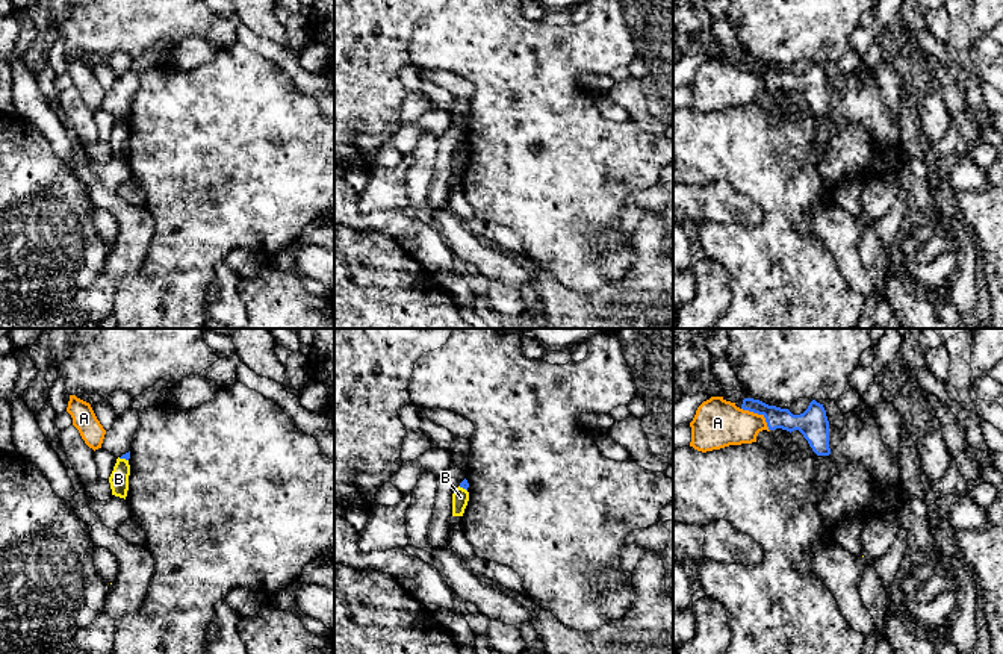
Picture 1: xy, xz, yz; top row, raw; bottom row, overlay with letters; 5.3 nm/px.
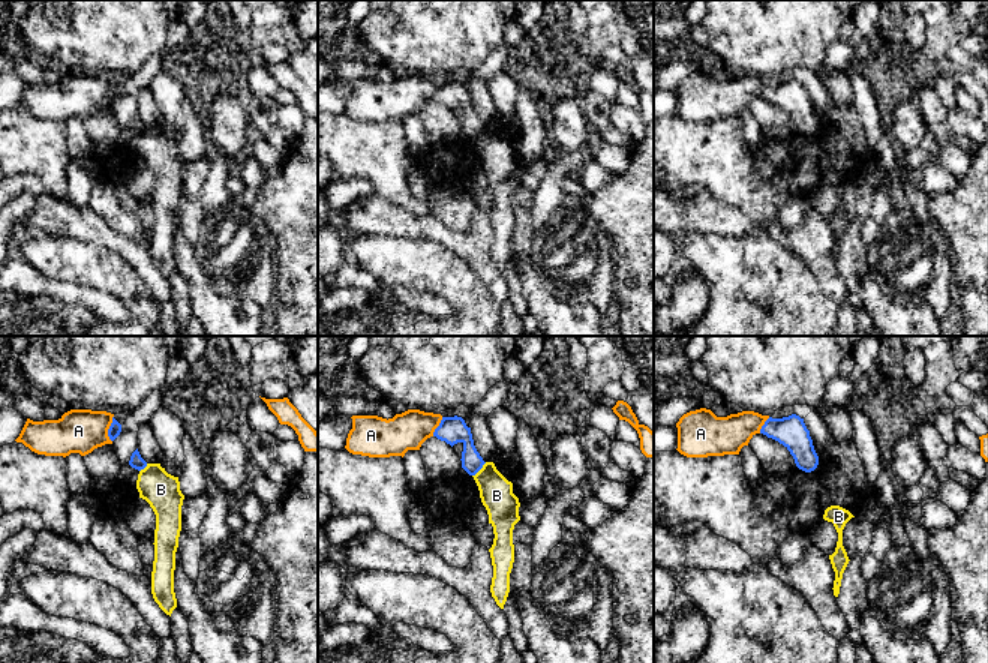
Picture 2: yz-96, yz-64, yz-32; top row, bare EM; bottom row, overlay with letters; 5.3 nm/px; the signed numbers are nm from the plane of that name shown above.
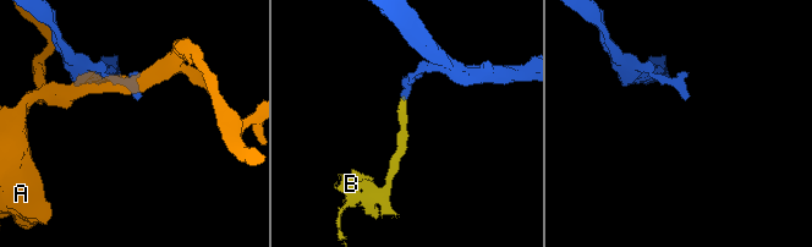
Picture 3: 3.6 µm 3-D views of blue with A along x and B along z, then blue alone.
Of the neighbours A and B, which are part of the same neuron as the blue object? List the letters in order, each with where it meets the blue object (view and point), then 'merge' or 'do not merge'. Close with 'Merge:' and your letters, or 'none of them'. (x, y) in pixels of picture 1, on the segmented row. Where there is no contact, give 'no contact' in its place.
A: meets blue in yz at (760, 414); do not merge
B: meets blue in xy at (123, 457); do not merge
Merge: none of them

